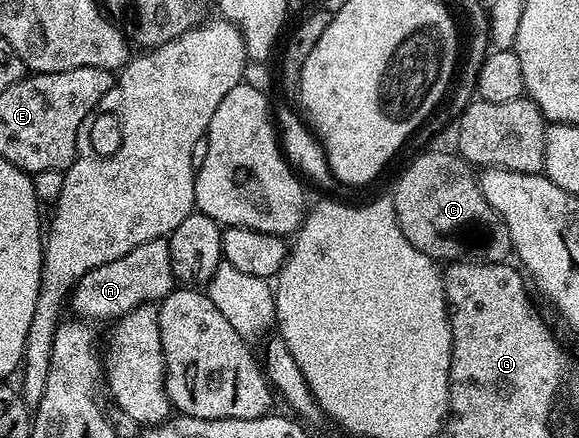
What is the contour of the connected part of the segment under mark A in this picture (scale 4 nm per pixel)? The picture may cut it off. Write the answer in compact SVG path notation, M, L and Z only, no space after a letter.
M157 238L148 240L148 244L140 244L140 248L132 248L132 252L120 256L120 260L112 260L108 264L100 264L100 268L92 268L92 272L88 272L74 285L68 298L68 306L69 309L71 306L78 313L75 315L82 320L117 320L138 306L161 303L175 286L170 243L166 238Z

